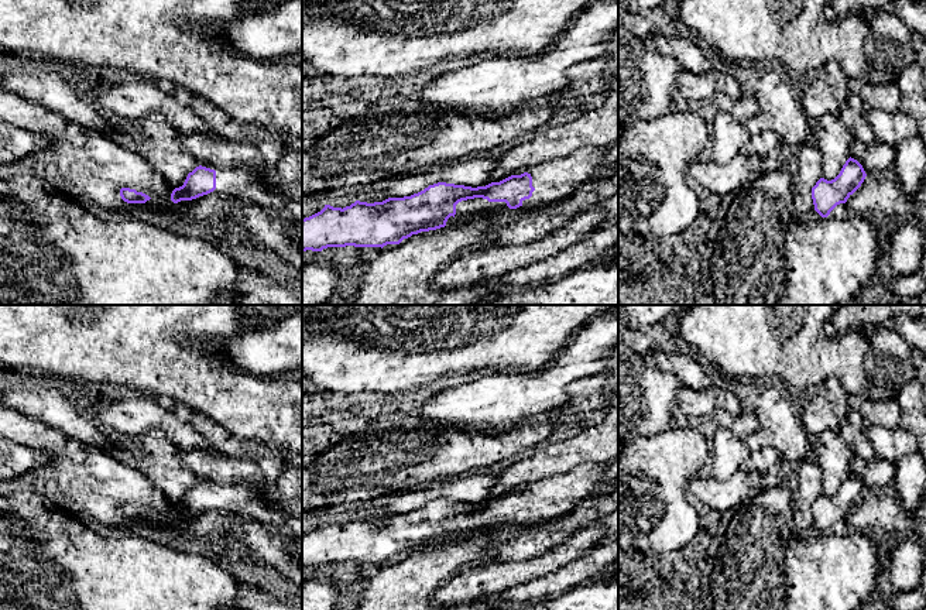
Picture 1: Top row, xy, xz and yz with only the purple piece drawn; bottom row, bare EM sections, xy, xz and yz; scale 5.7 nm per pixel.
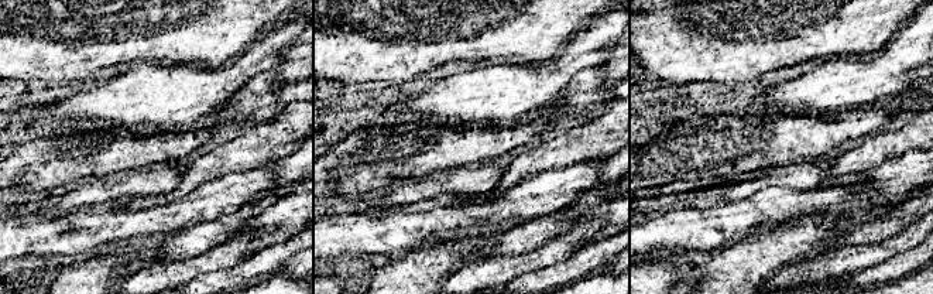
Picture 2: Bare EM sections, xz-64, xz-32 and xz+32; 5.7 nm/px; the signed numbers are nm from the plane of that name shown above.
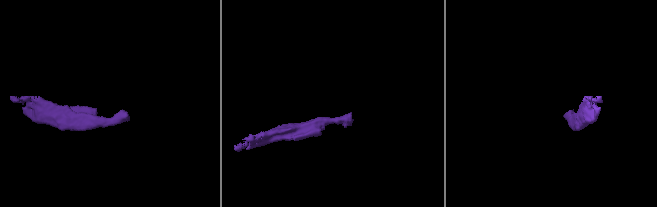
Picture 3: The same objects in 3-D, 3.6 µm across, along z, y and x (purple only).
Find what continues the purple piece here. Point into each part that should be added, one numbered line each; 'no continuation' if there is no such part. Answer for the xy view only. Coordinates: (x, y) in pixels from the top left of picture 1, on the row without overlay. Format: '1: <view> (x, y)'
1: xy (243, 500)

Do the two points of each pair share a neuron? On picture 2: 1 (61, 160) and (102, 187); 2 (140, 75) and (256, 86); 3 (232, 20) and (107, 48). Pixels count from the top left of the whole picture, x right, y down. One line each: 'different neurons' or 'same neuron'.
1: different neurons
2: different neurons
3: same neuron

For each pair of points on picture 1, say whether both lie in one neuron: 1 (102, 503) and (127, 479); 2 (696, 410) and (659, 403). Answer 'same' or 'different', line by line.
1: same
2: different

